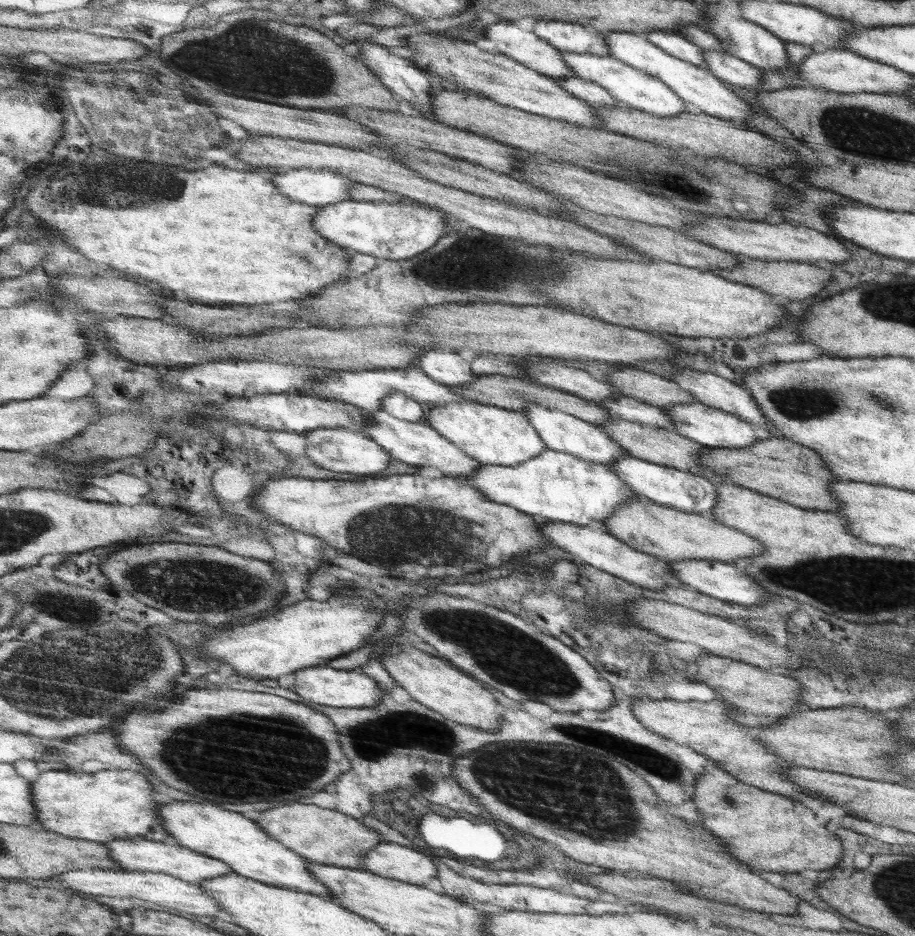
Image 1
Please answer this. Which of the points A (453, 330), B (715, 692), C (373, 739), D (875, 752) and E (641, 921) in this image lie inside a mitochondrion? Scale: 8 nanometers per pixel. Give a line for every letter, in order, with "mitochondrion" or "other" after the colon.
A: other
B: other
C: mitochondrion
D: other
E: other

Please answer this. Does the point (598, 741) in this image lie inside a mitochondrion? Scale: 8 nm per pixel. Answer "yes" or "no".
yes

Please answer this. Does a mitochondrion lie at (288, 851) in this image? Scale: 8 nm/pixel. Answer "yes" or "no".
no

